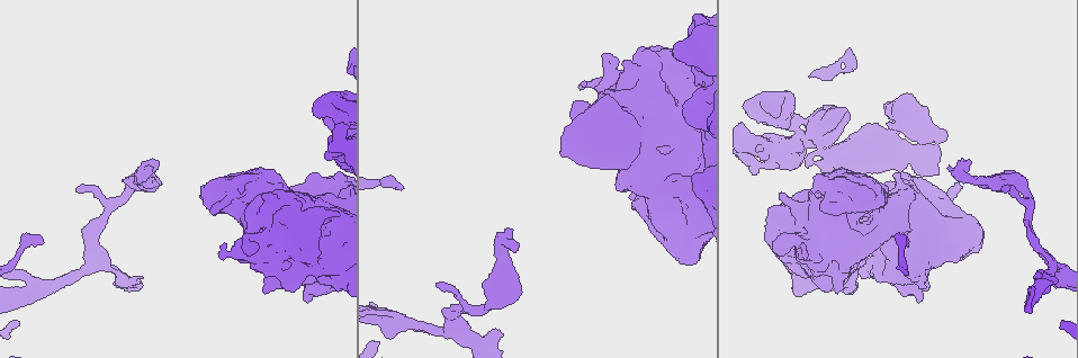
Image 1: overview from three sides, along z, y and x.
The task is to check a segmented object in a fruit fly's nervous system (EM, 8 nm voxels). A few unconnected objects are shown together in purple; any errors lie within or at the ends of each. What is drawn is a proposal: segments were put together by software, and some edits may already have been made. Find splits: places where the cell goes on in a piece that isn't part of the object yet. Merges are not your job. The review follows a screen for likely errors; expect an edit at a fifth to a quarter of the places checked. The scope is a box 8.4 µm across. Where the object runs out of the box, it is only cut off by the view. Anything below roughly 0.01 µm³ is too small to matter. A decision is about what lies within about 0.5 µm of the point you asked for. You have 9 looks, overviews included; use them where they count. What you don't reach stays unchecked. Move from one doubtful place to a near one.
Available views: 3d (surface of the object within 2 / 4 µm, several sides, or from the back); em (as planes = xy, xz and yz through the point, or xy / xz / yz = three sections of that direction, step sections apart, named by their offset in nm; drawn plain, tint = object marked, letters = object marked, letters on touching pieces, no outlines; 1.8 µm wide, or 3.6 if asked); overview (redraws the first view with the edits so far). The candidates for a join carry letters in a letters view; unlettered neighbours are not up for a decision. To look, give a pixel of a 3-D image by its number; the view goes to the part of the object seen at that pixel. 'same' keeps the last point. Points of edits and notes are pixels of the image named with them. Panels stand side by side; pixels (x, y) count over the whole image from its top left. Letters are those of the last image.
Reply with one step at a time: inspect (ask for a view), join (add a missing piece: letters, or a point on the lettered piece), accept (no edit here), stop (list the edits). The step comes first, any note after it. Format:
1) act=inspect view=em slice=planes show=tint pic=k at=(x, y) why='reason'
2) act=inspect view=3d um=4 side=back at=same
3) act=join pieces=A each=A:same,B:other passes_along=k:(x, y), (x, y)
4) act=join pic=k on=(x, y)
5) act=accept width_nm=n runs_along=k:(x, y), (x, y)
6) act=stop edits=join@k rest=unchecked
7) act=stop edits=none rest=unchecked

act=inspect view=3d um=4 pic=1 at=(604, 83)

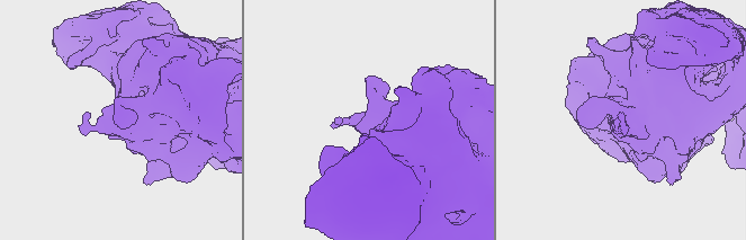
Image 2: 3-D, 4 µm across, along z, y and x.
act=inspect view=em um=3.6 slice=yz step=4 show=tint pic=2 at=(621, 127) why='now the EM'

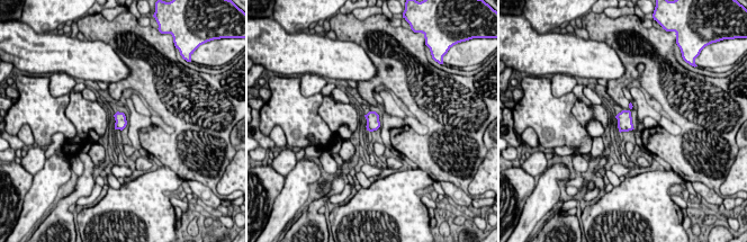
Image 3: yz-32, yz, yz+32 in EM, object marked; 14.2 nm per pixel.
act=inspect view=em um=3.6 slice=planes show=letters at=same

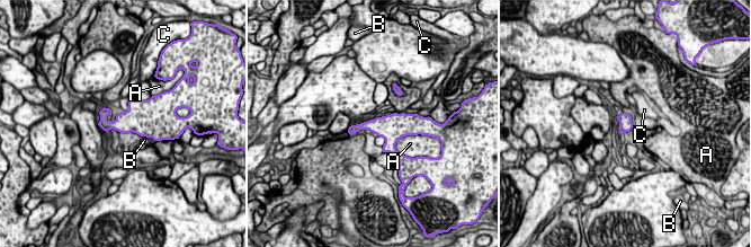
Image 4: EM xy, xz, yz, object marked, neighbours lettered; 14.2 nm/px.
act=accept each=A:other,B:other,C:other border=4:(378, 135), (384, 139), (383, 146) found='none of them fits'

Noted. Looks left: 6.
act=inspect view=3d um=4 side=back pic=1 at=(328, 103) why='calibre changes'

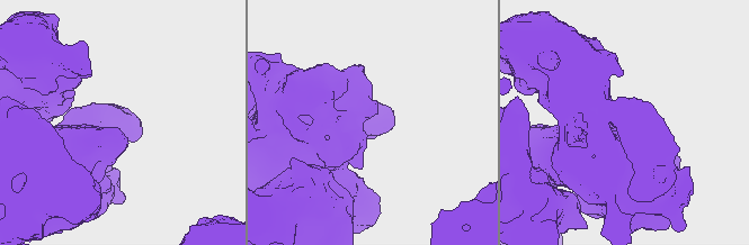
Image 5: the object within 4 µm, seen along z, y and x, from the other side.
act=inspect view=em um=3.6 slice=planes show=tint pic=5 at=(373, 122) why='shape alone is not enough'

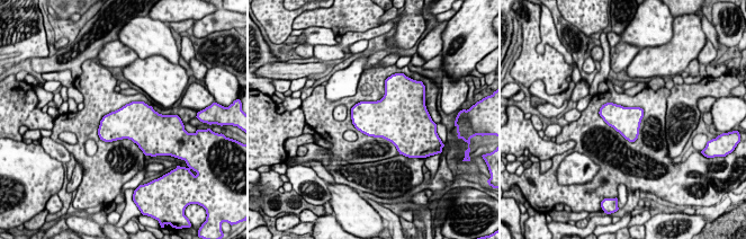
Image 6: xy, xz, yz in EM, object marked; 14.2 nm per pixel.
act=inspect view=em um=3.6 slice=planes show=letters at=same why='see the neighbours'

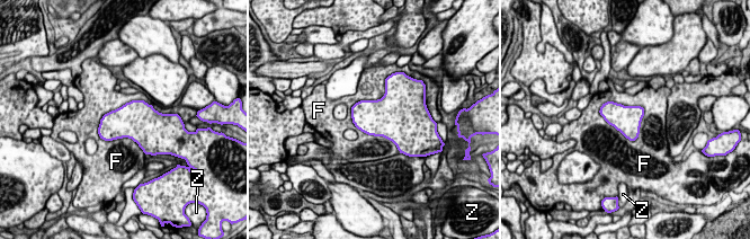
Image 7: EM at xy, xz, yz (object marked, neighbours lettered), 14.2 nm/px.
act=accept each=F:other,Z:other border=7:(101, 116), (103, 139), (144, 152) found='no lettered piece goes on from it'

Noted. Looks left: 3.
act=inspect view=em slice=xy step=8 show=plain pic=1 at=(152, 159) why='an open end'

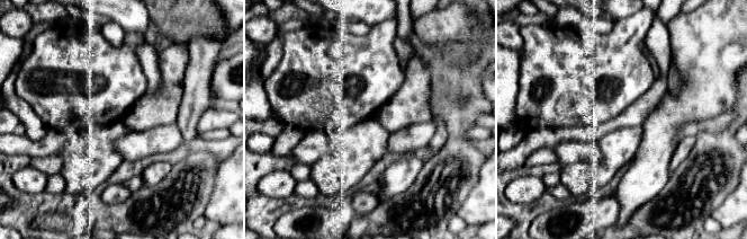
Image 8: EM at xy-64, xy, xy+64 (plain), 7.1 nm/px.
act=inspect view=em slice=xy step=8 show=letters at=same why='what lies round it'

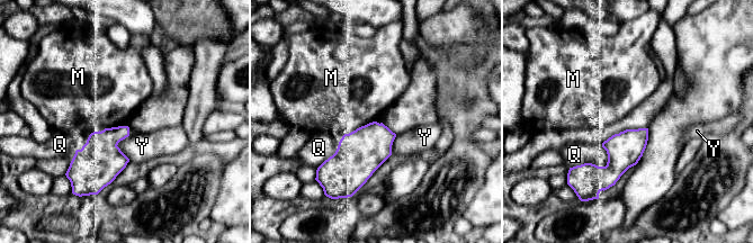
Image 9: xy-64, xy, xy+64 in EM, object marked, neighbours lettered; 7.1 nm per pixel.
act=accept each=M:other,Q:other,Y:other border=9:(375, 120), (344, 134) found='none of them fits'

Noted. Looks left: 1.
act=inspect view=em slice=planes show=letters pic=1 at=(78, 191) why='tapers out'

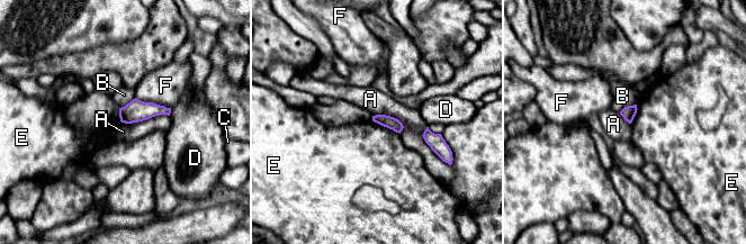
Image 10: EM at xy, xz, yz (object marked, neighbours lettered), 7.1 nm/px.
act=accept width_nm=90 longest_contact=A:360nm each=A:other,B:other,C:other,D:other,E:other,F:other found='none of them fits'

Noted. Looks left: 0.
act=stop edits=none rest=unchecked

